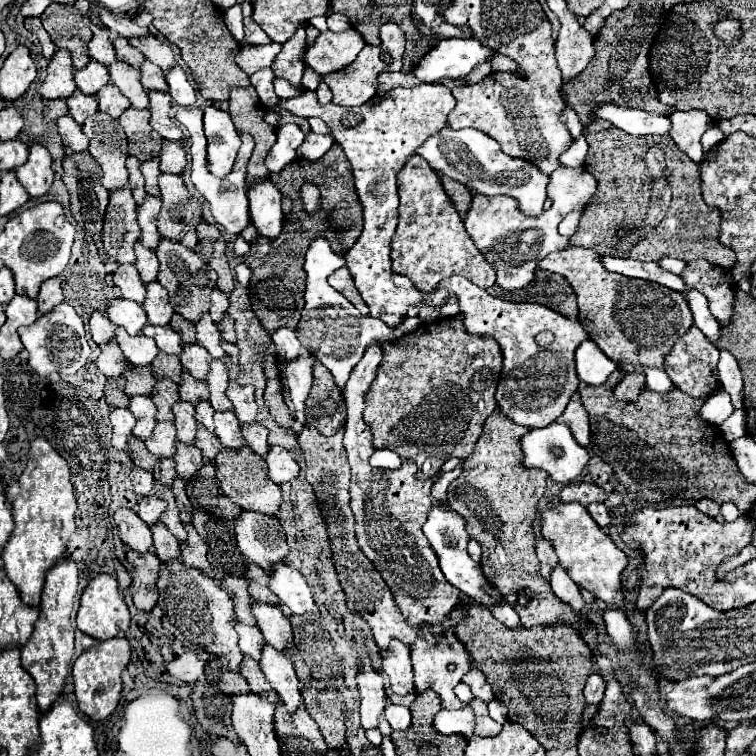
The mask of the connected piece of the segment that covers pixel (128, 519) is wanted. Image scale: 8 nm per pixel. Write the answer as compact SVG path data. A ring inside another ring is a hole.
M117 509L115 523L119 527L121 541L129 545L133 551L145 553L153 547L149 525L133 509Z

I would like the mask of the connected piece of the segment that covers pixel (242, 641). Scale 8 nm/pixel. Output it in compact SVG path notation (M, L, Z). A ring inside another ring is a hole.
M235 623L235 629L239 633L239 647L245 655L253 657L255 661L261 661L261 649L265 645L263 635L259 633L259 629L255 625L243 625L243 623Z

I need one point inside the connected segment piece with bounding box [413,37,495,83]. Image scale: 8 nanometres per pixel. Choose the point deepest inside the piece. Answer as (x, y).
(454, 58)

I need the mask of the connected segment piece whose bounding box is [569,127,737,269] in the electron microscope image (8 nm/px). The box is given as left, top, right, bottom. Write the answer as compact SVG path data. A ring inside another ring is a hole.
M611 127L607 131L599 133L587 133L589 151L585 157L585 169L597 179L597 191L595 197L585 205L579 231L571 237L571 245L581 245L597 251L601 257L615 255L615 257L629 257L629 259L641 259L641 261L657 261L661 257L677 257L683 261L705 257L713 265L731 269L737 261L735 253L719 243L719 223L721 215L717 209L709 209L701 197L699 165L695 163L695 185L691 185L691 173L667 173L669 165L659 161L661 165L653 171L647 171L647 175L631 175L629 165L629 133L623 133L617 127Z

